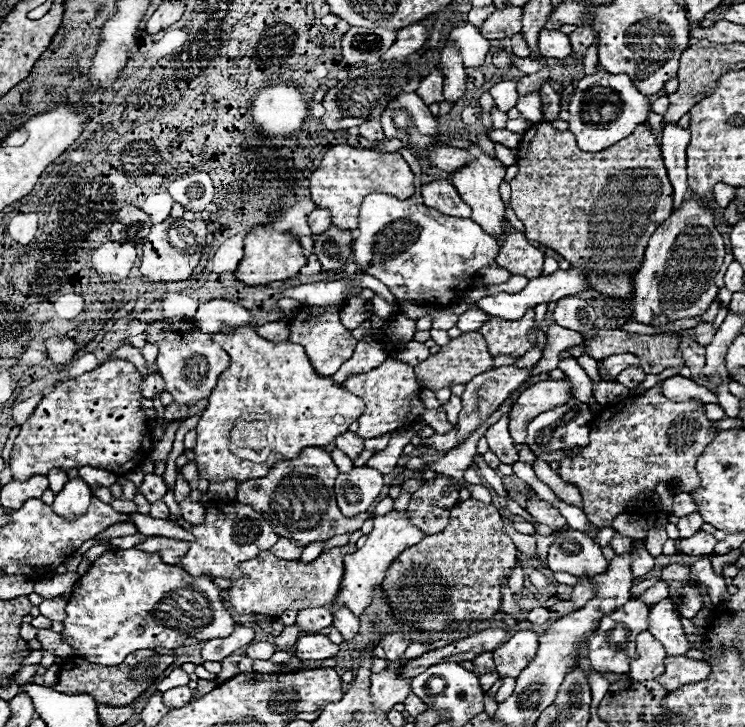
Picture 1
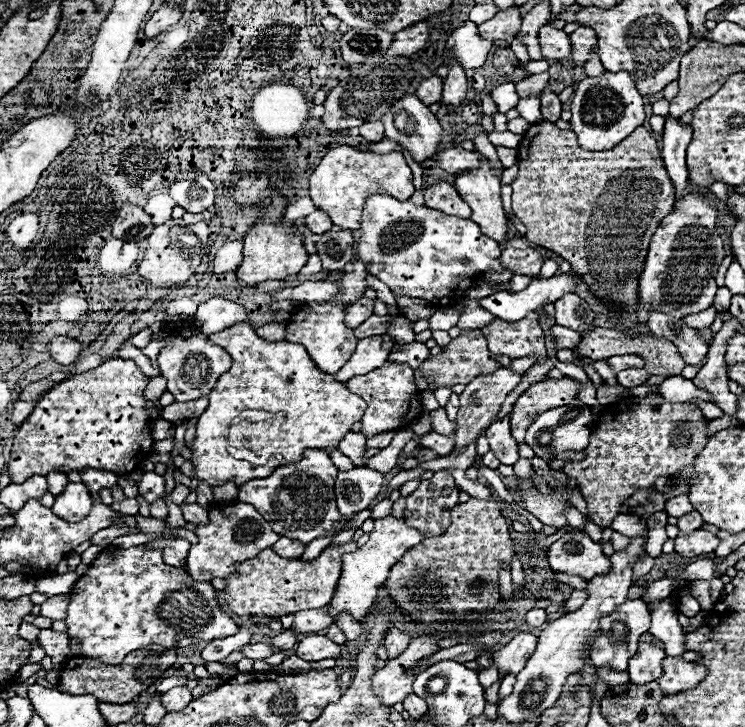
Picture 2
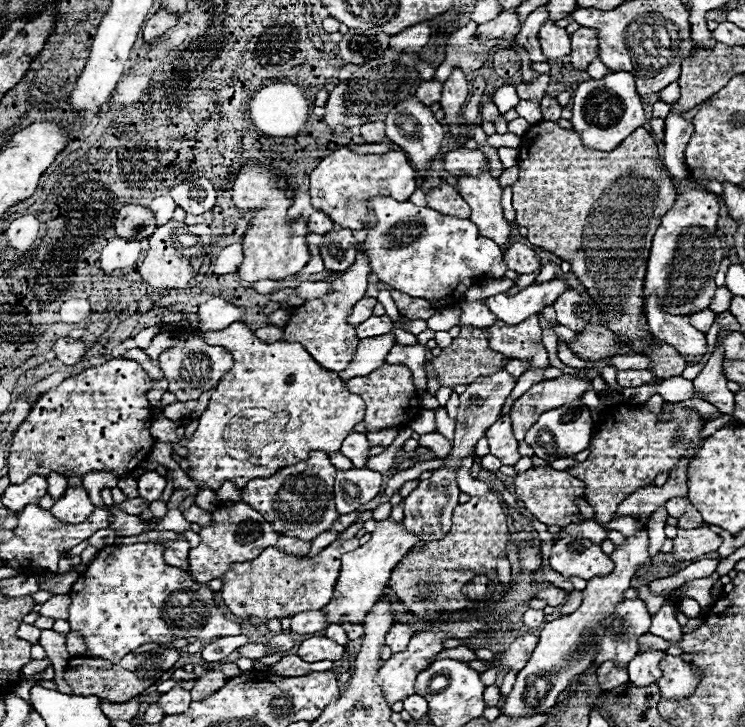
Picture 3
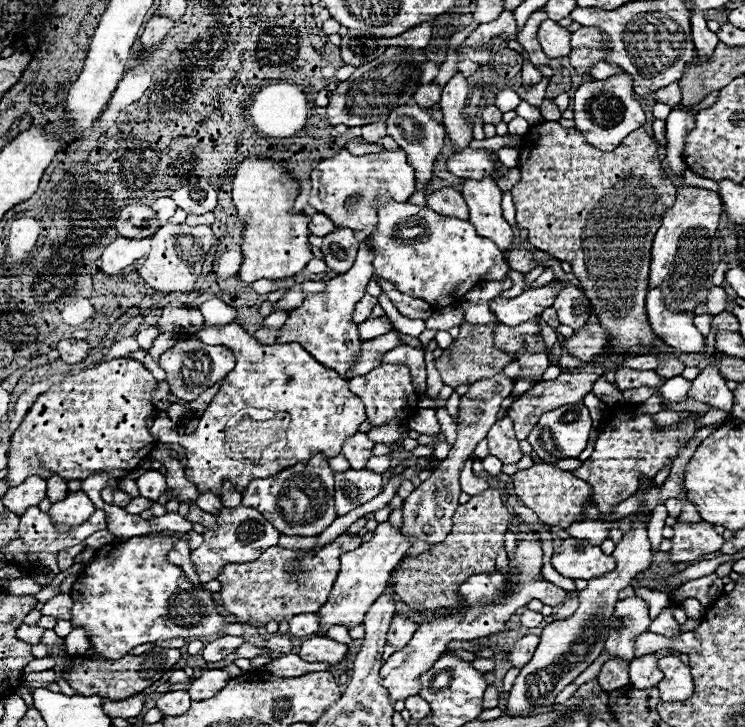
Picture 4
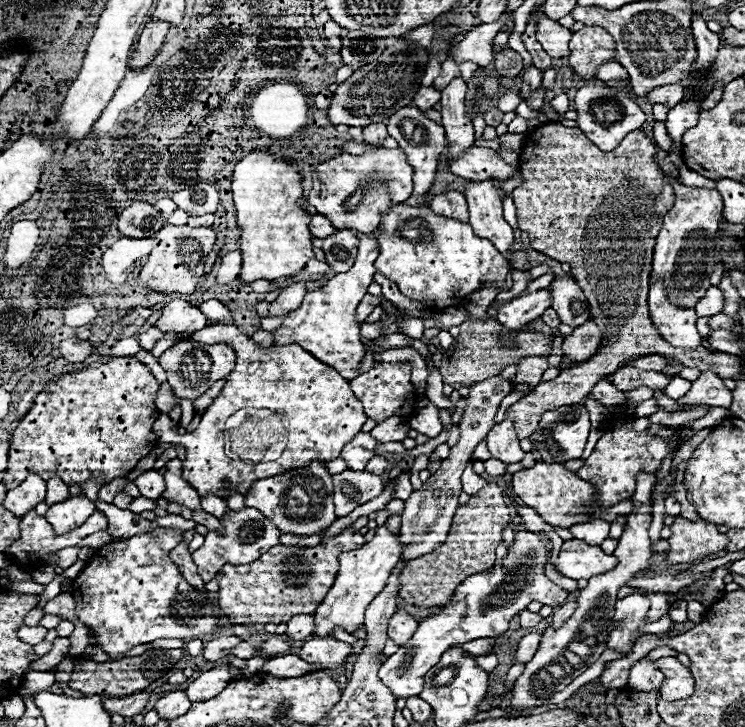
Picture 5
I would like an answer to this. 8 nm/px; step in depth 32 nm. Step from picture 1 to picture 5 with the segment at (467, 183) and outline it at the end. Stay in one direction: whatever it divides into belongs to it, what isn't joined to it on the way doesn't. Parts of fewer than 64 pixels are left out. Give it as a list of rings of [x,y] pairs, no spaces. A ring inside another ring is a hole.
[[[492,180],[470,182],[464,190],[470,206],[470,224],[478,236],[486,236],[506,256],[514,244],[512,226],[502,216],[502,198]]]

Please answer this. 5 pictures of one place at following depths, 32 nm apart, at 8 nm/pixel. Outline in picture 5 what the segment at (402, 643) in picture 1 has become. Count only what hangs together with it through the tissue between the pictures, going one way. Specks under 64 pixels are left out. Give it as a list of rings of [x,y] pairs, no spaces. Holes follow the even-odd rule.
[[[396,610],[388,622],[388,638],[394,644],[404,646],[416,628],[418,628],[418,622],[406,610]]]

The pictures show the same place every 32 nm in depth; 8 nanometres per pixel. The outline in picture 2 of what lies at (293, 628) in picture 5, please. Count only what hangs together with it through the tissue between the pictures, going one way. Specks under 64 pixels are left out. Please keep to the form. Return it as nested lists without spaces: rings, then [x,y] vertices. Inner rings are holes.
[[[312,608],[312,610],[300,610],[294,616],[294,624],[298,628],[298,634],[310,634],[320,632],[332,624],[332,618],[326,608]]]

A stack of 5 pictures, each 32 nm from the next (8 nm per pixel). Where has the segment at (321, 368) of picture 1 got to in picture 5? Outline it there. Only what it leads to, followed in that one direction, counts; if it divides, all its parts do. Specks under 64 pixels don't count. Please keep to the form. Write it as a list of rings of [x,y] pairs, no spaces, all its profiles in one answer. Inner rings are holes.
[[[376,232],[366,234],[360,238],[358,258],[354,266],[346,274],[336,274],[328,280],[322,290],[308,292],[302,306],[286,314],[284,324],[274,330],[274,344],[300,344],[306,352],[310,352],[316,360],[336,368],[342,378],[352,380],[358,376],[356,368],[364,356],[364,344],[360,340],[360,324],[356,322],[356,306],[360,304],[362,296],[366,294],[368,284],[374,278],[374,256],[376,256]]]

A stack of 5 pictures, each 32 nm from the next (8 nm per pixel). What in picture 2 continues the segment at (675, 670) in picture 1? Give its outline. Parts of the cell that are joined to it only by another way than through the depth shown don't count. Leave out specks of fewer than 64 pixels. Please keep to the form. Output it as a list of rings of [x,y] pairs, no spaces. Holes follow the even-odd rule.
[[[672,656],[662,660],[662,668],[664,668],[664,674],[656,682],[666,692],[666,696],[692,688],[708,674],[706,666],[698,662],[688,662],[684,658],[672,658]]]

